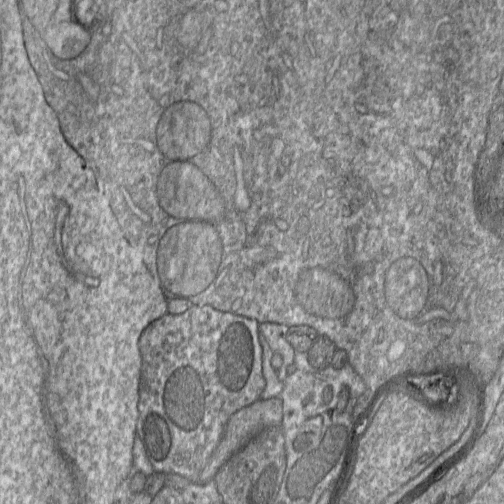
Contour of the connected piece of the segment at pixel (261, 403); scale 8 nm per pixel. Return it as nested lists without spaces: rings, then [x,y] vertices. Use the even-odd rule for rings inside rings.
[[[280,397],[267,400],[260,398],[234,413],[197,482],[205,484],[213,480],[219,469],[258,433],[268,427],[281,426],[282,407]]]

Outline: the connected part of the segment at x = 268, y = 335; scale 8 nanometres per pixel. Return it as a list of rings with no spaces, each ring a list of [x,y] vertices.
[[[264,322],[259,324],[259,334],[269,344],[273,353],[282,356],[283,361],[281,367],[277,370],[278,379],[283,381],[287,376],[288,367],[294,363],[296,351],[286,339],[289,327],[284,324]]]

